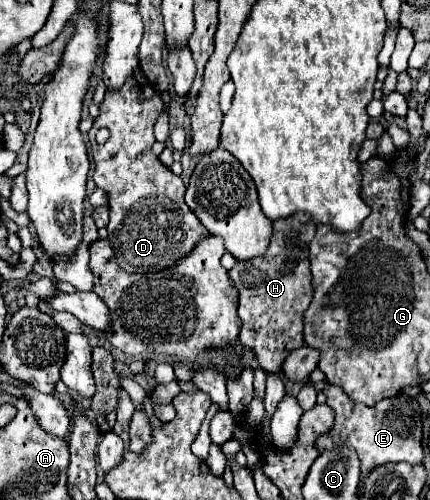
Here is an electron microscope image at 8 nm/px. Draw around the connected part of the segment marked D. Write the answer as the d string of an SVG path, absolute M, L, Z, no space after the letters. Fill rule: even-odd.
M127 79L119 93L105 95L101 115L89 131L89 143L95 159L93 181L109 195L109 241L119 267L127 273L169 269L187 257L187 253L191 253L191 249L209 235L183 199L185 185L181 177L173 175L171 169L167 169L151 151L151 145L156 141L153 125L165 109L167 107L161 95L159 103L151 103L149 109L145 103L139 103L139 83L135 79ZM101 127L111 131L109 141L103 145L95 141L95 133Z

